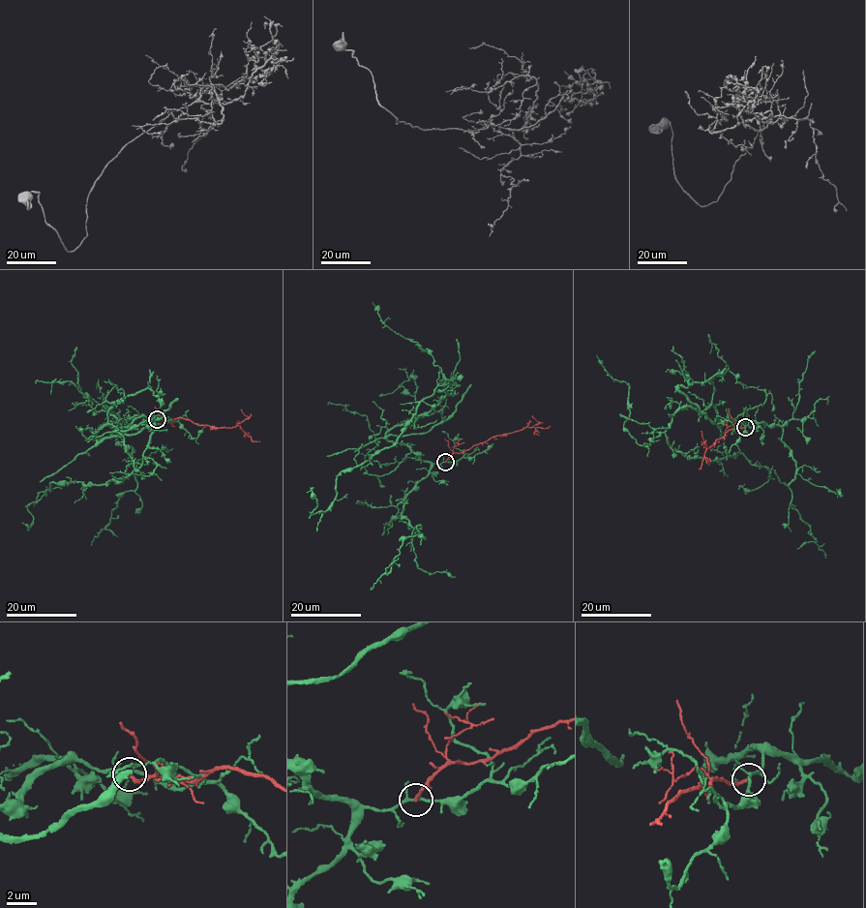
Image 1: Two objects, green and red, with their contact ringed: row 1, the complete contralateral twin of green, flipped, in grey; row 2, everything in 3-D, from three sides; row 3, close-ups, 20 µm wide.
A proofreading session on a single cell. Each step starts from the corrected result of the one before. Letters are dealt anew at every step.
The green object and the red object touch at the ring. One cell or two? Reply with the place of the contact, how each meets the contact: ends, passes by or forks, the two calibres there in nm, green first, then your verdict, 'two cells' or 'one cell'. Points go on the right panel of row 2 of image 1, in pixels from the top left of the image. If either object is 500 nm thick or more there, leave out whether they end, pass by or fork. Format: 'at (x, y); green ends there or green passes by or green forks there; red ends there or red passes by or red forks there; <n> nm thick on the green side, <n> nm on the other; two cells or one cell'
at (745, 427); green forks there; red ends there; 170 nm thick on the green side, 200 nm on the other; two cells

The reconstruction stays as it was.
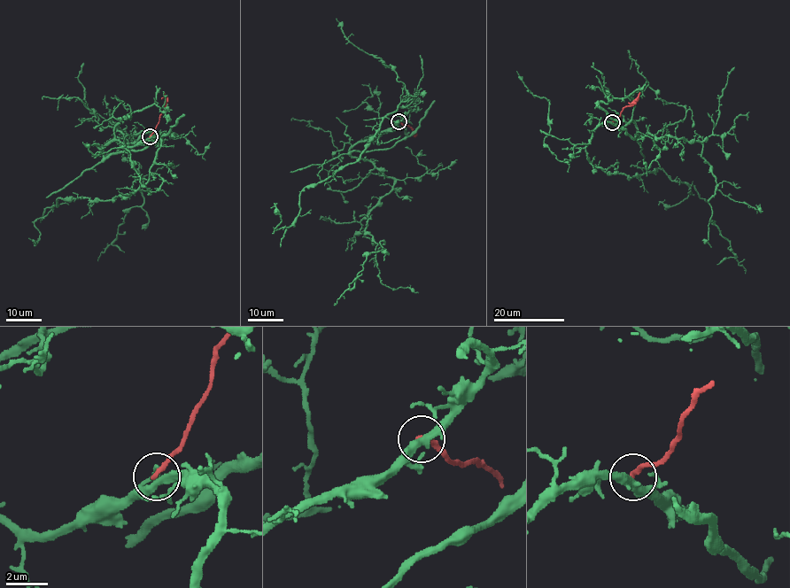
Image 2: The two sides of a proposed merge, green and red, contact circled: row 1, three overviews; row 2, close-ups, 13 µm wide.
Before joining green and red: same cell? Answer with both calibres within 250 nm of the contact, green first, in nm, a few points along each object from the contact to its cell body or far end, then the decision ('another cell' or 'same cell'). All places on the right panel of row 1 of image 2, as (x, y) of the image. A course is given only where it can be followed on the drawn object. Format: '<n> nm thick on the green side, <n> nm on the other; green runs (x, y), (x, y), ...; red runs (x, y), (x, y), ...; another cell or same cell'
360 nm thick on the green side, 240 nm on the other; green runs (612, 122), (621, 127), (631, 119), (642, 137), (702, 143), (716, 183), (710, 221), (745, 273); red runs (612, 121), (619, 117), (621, 111), (637, 98), (639, 92); another cell

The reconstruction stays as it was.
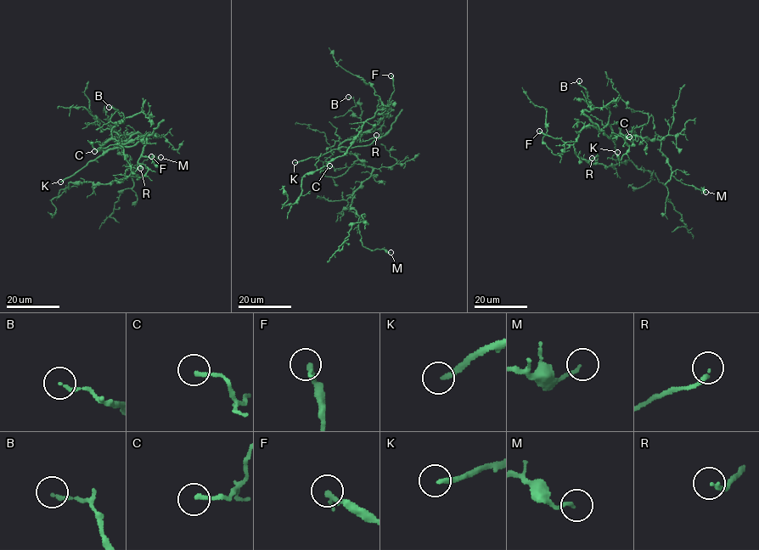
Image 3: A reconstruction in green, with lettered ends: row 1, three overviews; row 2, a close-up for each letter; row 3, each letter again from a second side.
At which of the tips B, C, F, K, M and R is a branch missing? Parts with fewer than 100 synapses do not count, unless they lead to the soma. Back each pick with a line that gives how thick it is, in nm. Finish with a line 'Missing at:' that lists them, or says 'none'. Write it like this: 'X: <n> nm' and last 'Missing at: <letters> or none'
K: 200 nm
Missing at: K

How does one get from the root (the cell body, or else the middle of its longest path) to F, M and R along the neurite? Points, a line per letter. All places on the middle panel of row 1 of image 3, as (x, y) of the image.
F: (354, 137), (372, 129), (384, 115), (379, 115), (385, 109), (394, 90), (390, 75)
M: (354, 137), (339, 148), (372, 169), (351, 204), (360, 216), (361, 241), (369, 249), (390, 252)
R: (354, 137), (372, 129), (384, 115), (375, 113), (363, 123), (360, 142), (376, 135)

